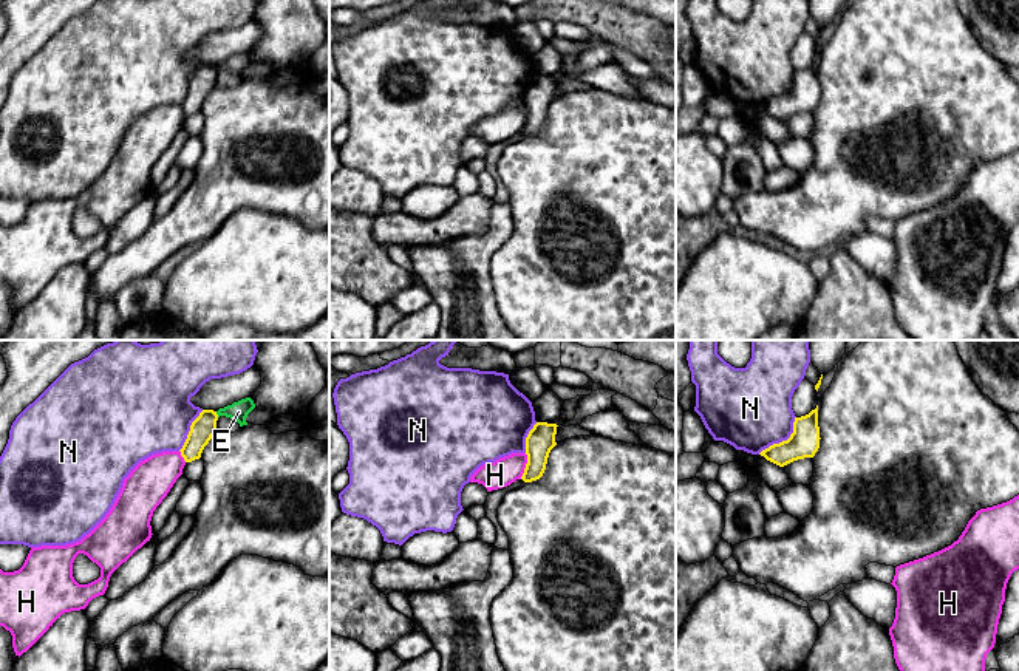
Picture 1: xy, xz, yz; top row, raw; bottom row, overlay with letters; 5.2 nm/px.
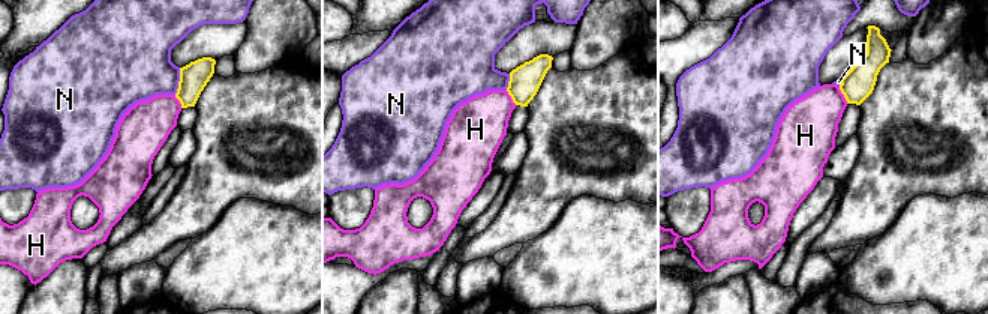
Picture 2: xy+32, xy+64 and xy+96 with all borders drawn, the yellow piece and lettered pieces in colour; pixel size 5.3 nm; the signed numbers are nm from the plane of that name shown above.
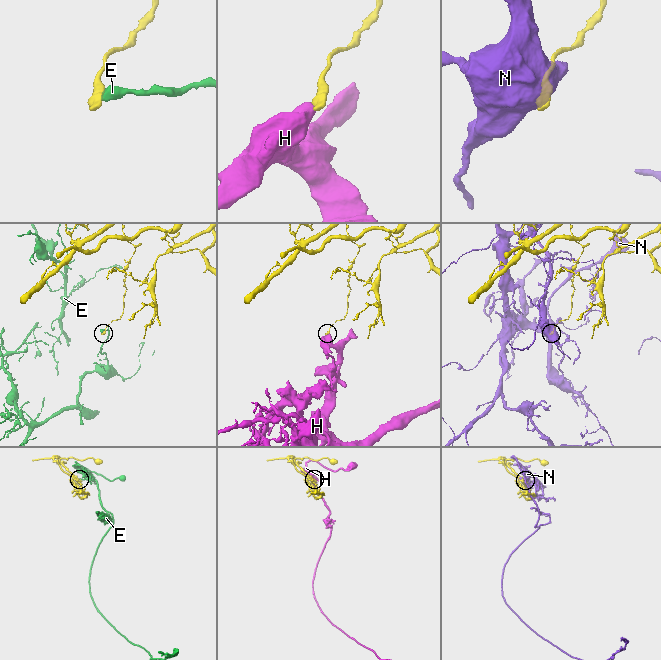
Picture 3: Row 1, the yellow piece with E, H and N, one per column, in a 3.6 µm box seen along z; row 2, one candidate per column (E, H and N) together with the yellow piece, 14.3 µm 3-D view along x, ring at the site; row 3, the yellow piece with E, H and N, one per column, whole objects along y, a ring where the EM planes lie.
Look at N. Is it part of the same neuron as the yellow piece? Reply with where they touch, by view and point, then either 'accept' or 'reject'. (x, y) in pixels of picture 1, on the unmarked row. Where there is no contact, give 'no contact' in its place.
contact yz (783, 95); reject

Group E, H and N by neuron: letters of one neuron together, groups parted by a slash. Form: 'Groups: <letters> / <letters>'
Groups: E / H / N

